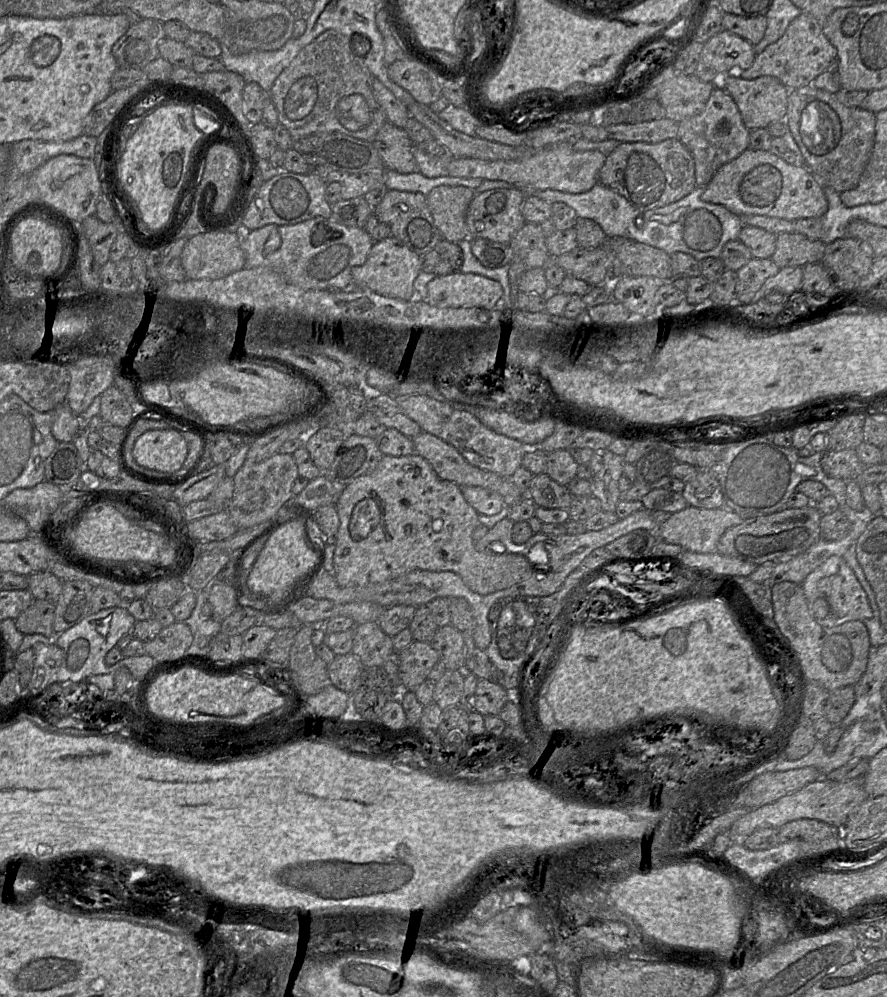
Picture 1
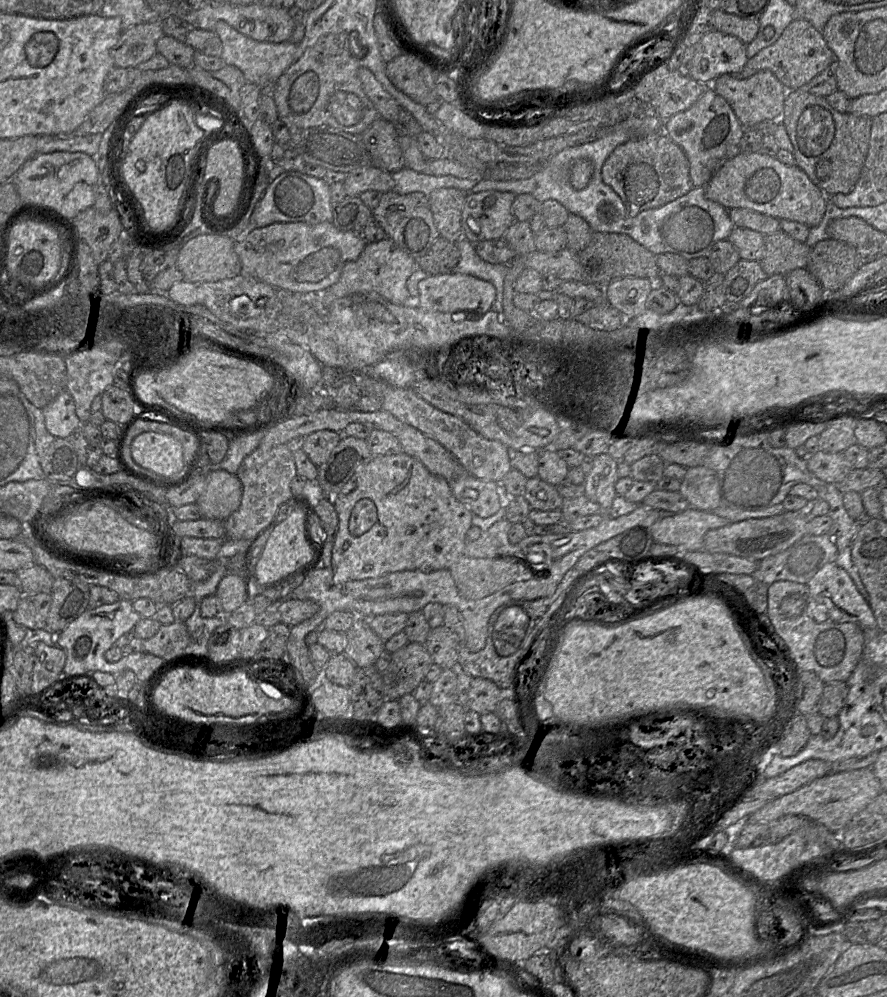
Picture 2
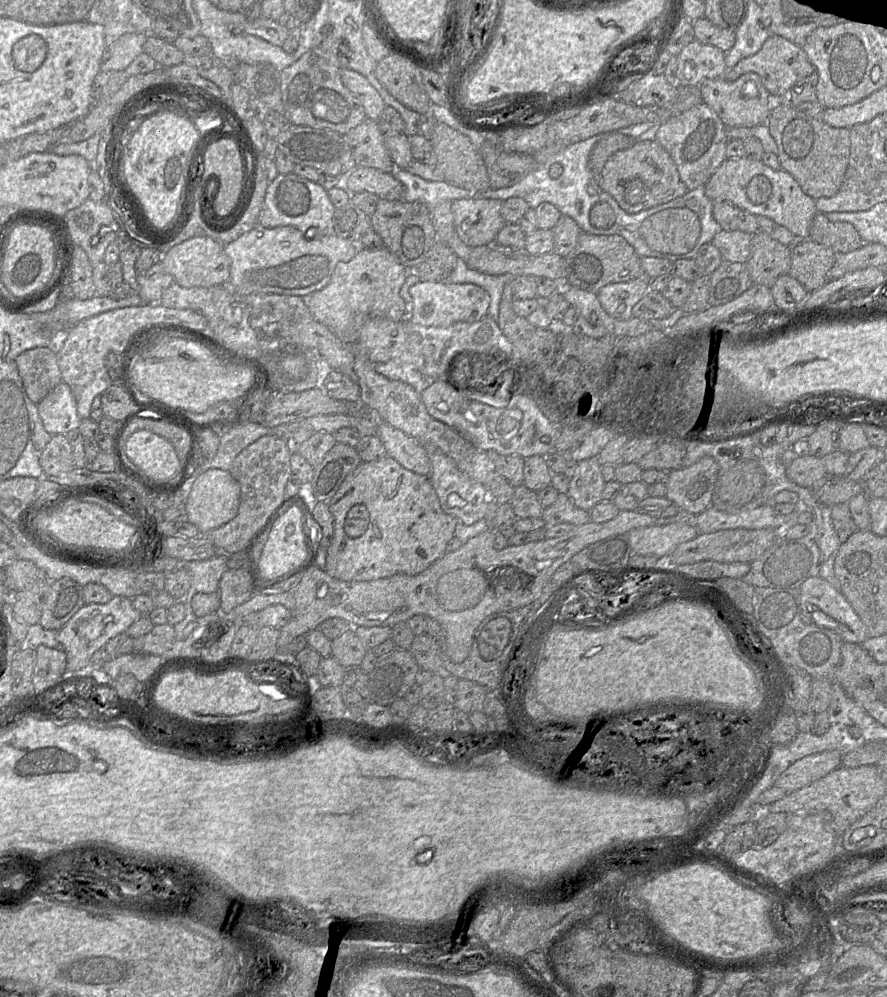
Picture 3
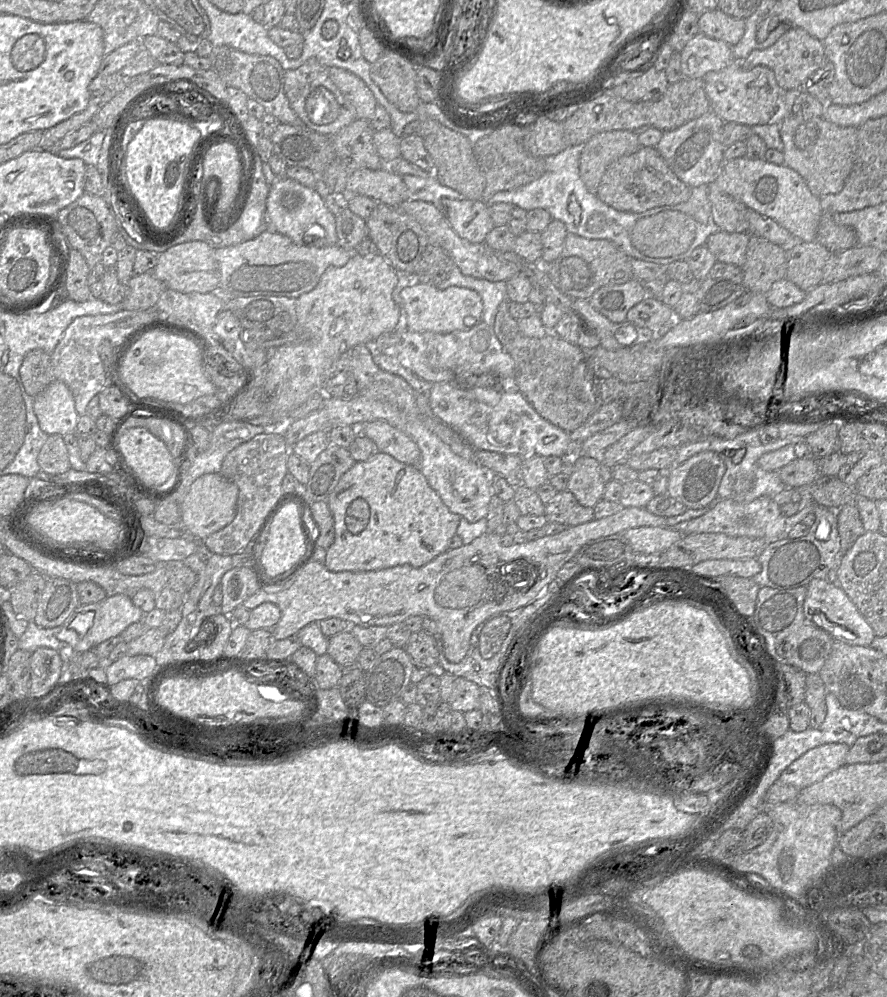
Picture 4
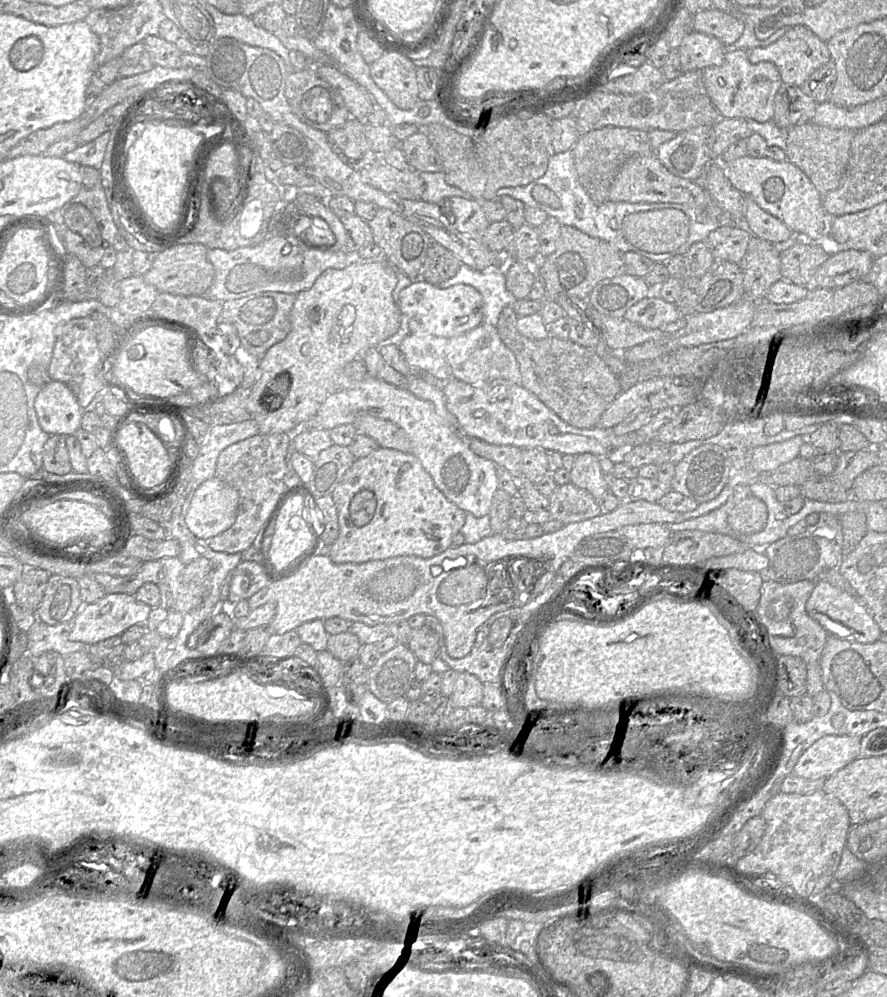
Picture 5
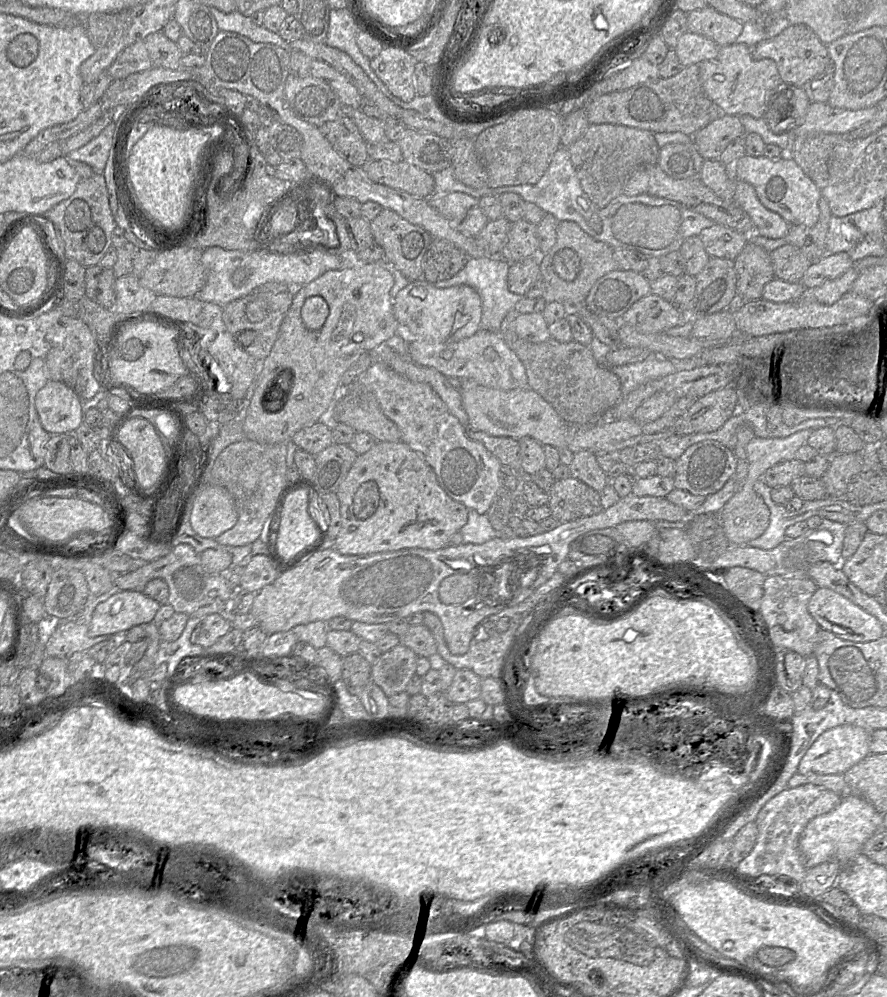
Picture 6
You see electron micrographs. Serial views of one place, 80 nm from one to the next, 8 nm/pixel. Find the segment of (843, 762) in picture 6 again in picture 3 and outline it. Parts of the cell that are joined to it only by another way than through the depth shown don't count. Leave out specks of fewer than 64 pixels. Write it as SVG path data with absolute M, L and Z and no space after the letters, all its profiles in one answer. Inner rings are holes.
M831 750L805 756L791 764L774 786L787 793L801 789L840 767L842 755L838 750Z

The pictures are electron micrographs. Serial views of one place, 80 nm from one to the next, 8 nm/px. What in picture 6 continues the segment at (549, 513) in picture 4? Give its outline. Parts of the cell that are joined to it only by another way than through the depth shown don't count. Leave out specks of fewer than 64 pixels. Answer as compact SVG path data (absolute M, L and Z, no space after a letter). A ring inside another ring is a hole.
M573 477L555 480L548 494L551 516L559 523L566 523L603 511L600 493Z

